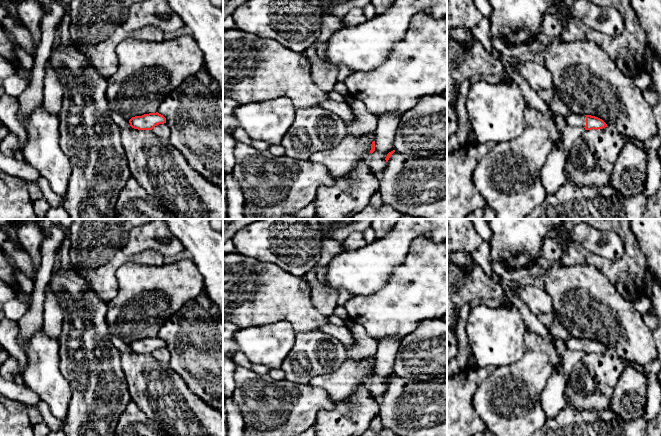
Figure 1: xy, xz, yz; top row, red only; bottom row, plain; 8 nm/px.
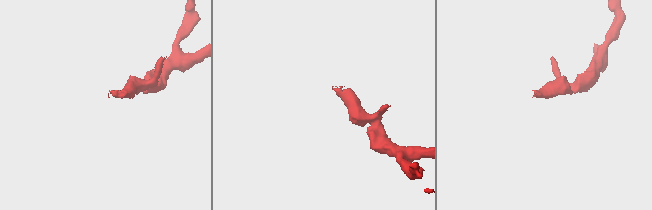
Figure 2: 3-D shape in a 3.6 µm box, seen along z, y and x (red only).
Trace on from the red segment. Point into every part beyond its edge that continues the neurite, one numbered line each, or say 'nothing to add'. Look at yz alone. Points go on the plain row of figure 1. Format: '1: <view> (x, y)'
1: yz (575, 344)

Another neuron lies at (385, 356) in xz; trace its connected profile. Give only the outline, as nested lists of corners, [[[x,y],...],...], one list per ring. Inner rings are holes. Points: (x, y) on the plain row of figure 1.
[[[386,338],[377,341],[377,343],[375,375],[371,378],[367,388],[371,395],[379,400],[386,391],[387,378],[394,374],[393,366],[400,347],[400,340]]]

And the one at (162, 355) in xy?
[[[166,347],[155,350],[152,356],[161,363],[170,364],[171,354]]]

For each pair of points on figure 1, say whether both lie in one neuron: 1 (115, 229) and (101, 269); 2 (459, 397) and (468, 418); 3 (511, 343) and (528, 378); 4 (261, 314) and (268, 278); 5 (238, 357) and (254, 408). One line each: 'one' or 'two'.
1: one
2: one
3: two
4: one
5: two

